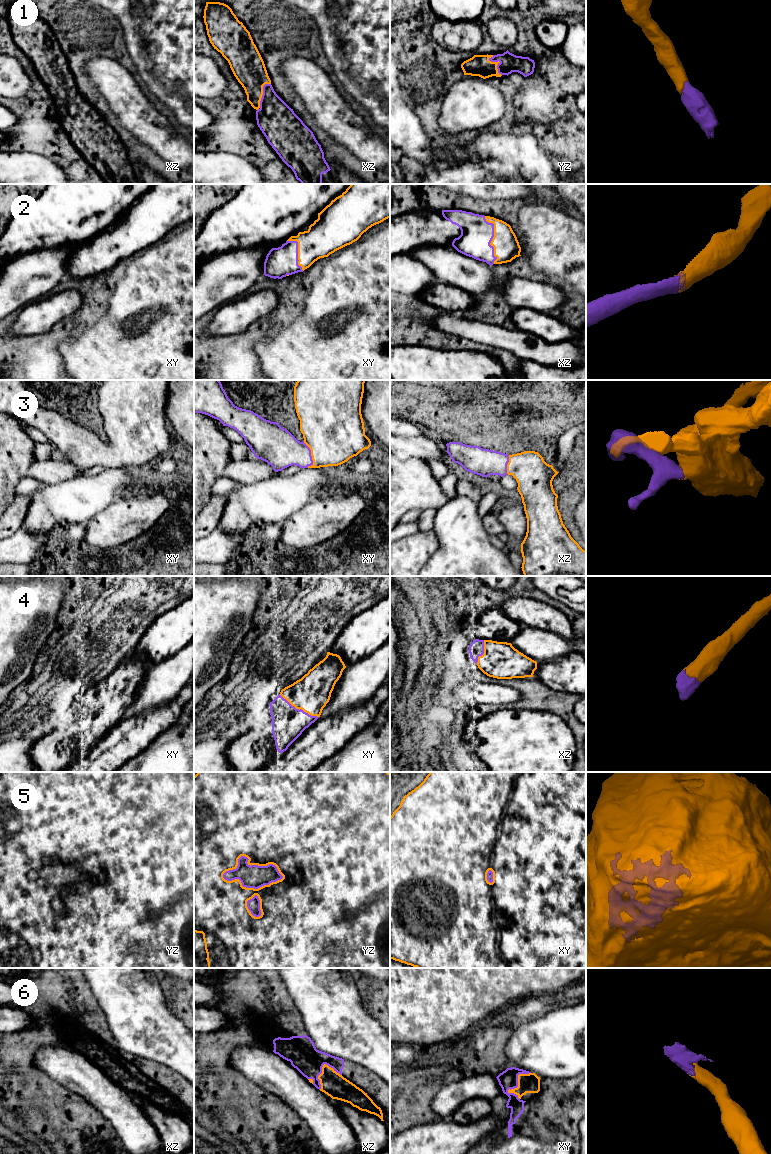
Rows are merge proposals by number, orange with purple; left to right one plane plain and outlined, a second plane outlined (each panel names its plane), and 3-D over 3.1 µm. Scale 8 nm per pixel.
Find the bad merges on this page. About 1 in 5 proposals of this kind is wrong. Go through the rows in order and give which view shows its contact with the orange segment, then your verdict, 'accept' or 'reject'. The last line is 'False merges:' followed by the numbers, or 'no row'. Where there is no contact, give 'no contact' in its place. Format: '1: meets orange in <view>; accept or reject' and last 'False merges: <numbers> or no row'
1: meets orange in yz; accept
2: meets orange in xz; accept
3: meets orange in xy; accept
4: meets orange in xy; accept
5: meets orange in yz; accept
6: meets orange in xy; accept
False merges: no row

